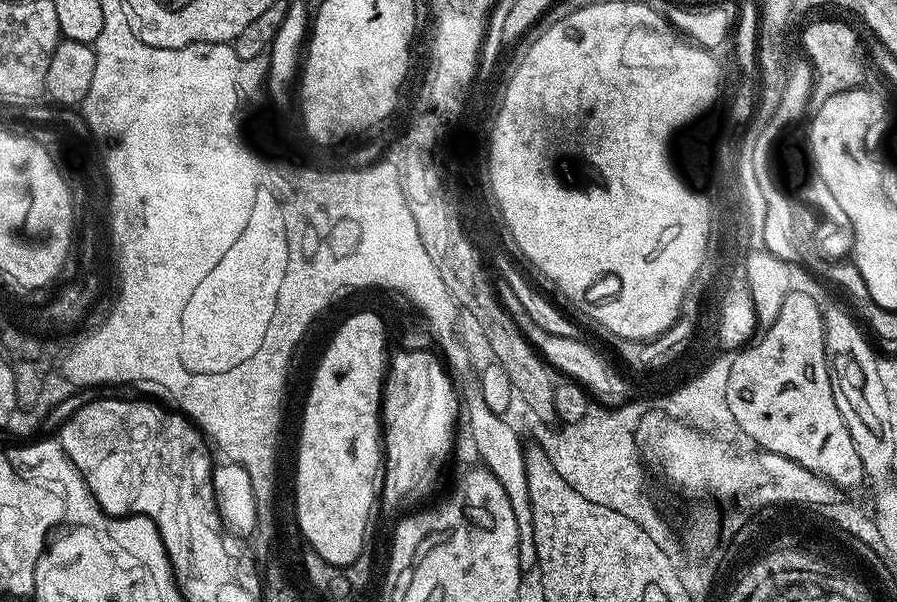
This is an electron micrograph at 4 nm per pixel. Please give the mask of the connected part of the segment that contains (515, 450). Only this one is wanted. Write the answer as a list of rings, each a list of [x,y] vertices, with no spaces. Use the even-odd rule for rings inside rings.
[[[479,398],[473,399],[472,409],[468,412],[468,428],[472,431],[472,444],[481,456],[483,467],[502,482],[502,490],[506,490],[506,498],[510,498],[510,506],[514,510],[514,518],[518,522],[518,546],[520,547],[520,570],[528,571],[537,567],[536,551],[534,550],[534,522],[532,521],[532,502],[530,500],[530,486],[526,482],[525,441],[520,441],[516,428],[507,424],[504,416],[494,414],[490,406]]]

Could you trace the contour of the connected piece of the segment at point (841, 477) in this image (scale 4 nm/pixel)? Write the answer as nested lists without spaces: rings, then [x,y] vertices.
[[[823,307],[800,316],[784,316],[782,320],[774,318],[774,326],[763,329],[762,335],[764,337],[760,336],[736,352],[730,369],[726,401],[731,423],[736,423],[752,439],[755,447],[782,454],[782,458],[790,458],[798,462],[798,466],[806,466],[806,470],[826,478],[841,490],[856,488],[860,483],[863,485],[866,477],[862,470],[862,458],[858,458],[854,438],[850,438],[850,430],[834,402],[834,390],[826,366]]]

